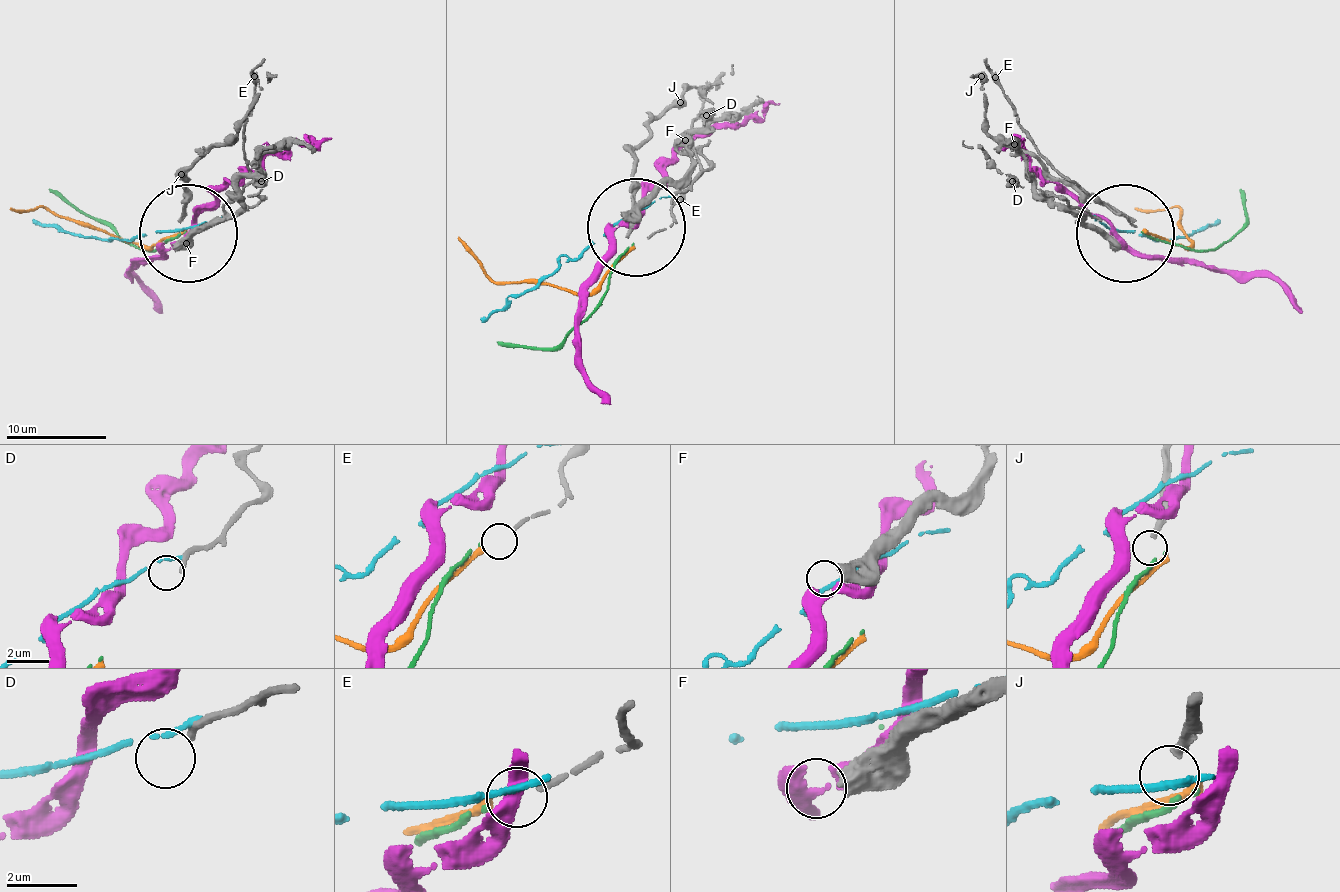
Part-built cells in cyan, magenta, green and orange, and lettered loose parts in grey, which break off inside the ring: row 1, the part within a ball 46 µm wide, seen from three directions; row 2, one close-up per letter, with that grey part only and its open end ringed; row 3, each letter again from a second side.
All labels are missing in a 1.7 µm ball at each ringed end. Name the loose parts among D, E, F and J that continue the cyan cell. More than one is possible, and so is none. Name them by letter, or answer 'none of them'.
none of them

